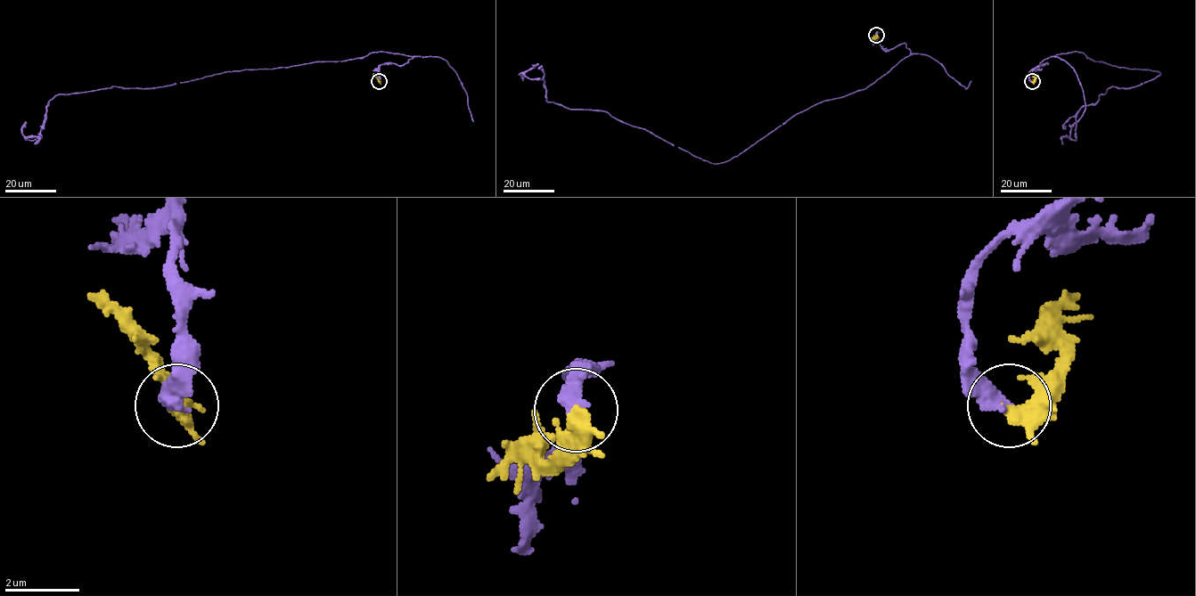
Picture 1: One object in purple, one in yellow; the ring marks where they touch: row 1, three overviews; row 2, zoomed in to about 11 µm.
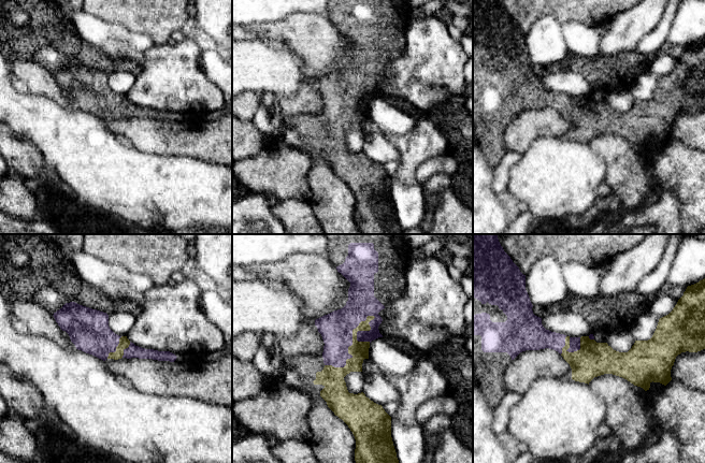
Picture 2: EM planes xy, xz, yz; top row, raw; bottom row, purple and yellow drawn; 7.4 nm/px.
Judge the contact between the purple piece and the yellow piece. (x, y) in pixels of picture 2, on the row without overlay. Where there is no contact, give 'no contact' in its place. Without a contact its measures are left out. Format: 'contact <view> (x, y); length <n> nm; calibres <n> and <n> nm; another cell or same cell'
contact xz (348, 105); length 550 nm; calibres 240 and 140 nm; same cell

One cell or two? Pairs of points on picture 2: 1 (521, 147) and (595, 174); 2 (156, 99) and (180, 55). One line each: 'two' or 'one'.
1: two
2: one

